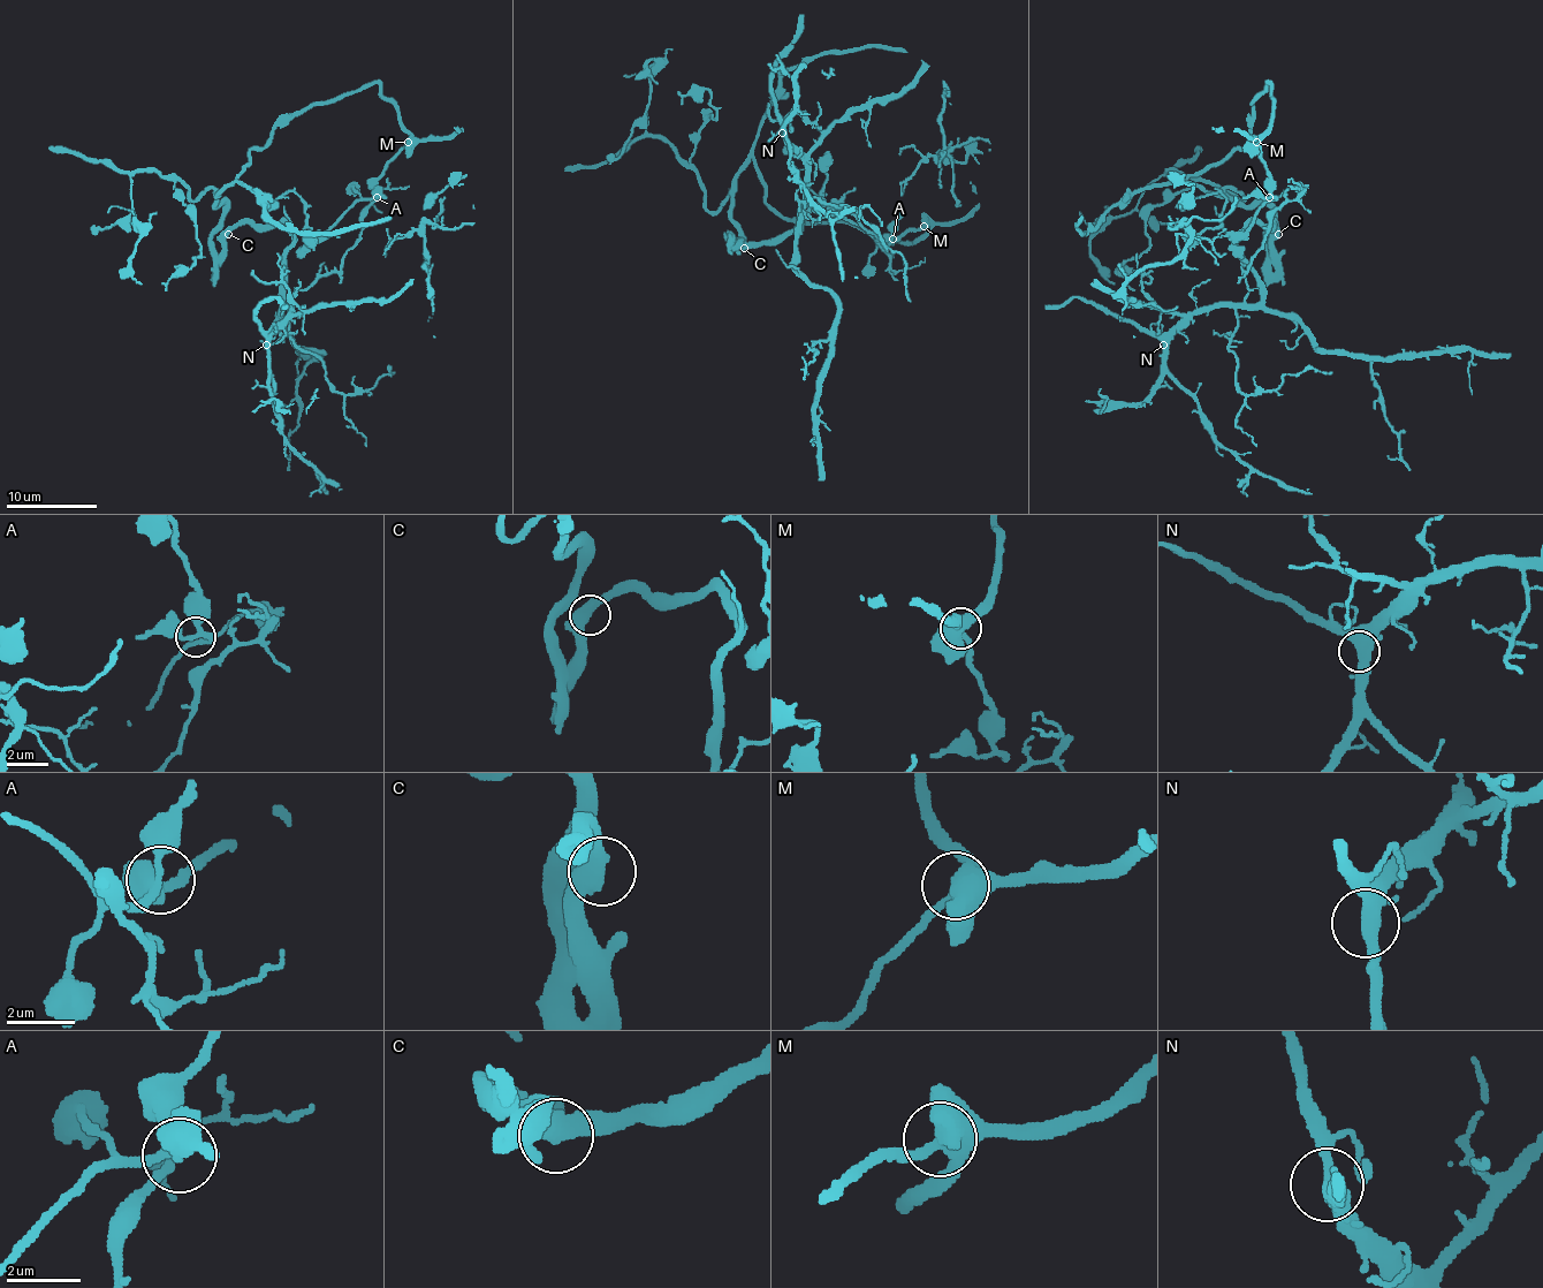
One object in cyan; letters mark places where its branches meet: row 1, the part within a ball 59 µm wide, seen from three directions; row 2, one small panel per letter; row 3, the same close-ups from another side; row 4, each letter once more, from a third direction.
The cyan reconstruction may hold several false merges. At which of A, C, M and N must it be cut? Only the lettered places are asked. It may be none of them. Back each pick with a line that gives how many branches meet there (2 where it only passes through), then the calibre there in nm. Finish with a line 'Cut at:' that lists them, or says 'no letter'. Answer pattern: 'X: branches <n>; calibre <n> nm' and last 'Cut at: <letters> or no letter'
Cut at: no letter

